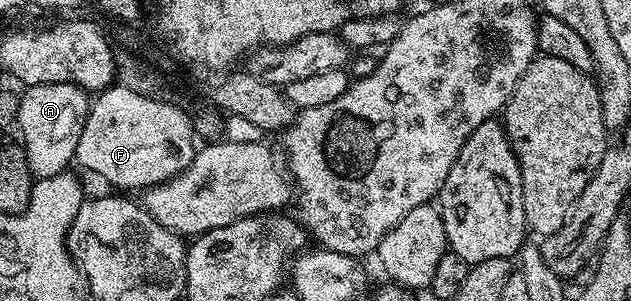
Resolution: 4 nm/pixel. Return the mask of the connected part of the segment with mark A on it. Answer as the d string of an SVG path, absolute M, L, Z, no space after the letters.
M44 84L43 86L31 86L21 91L18 103L20 112L18 113L17 125L22 126L22 138L28 156L30 171L35 179L51 178L63 173L67 169L69 162L75 161L74 153L76 144L80 144L80 132L86 123L86 113L90 111L91 99L87 91L72 84Z

